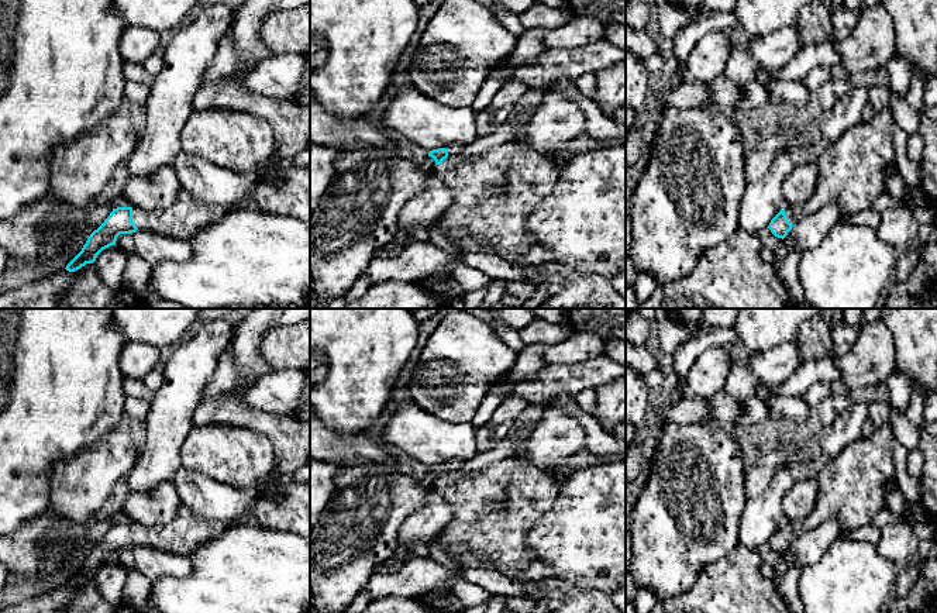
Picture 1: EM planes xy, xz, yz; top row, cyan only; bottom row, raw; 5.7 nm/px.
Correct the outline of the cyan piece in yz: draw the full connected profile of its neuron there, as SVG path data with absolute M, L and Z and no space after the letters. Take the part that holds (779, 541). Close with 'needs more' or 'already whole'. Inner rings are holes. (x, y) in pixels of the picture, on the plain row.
M885 424L875 428L871 435L860 437L848 444L829 464L820 465L814 472L819 482L814 510L802 521L789 521L781 526L768 541L771 548L783 555L795 538L830 519L840 524L843 533L872 523L876 513L883 509L886 483L895 475L893 440L893 427Z | needs more

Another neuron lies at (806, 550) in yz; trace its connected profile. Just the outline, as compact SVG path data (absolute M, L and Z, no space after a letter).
M826 520L820 526L793 540L785 554L792 557L790 565L810 566L817 564L831 543L843 534L836 520Z

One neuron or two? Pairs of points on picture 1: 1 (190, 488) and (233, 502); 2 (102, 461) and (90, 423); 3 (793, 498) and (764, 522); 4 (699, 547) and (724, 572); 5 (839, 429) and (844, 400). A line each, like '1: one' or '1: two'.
1: one
2: two
3: two
4: two
5: two

